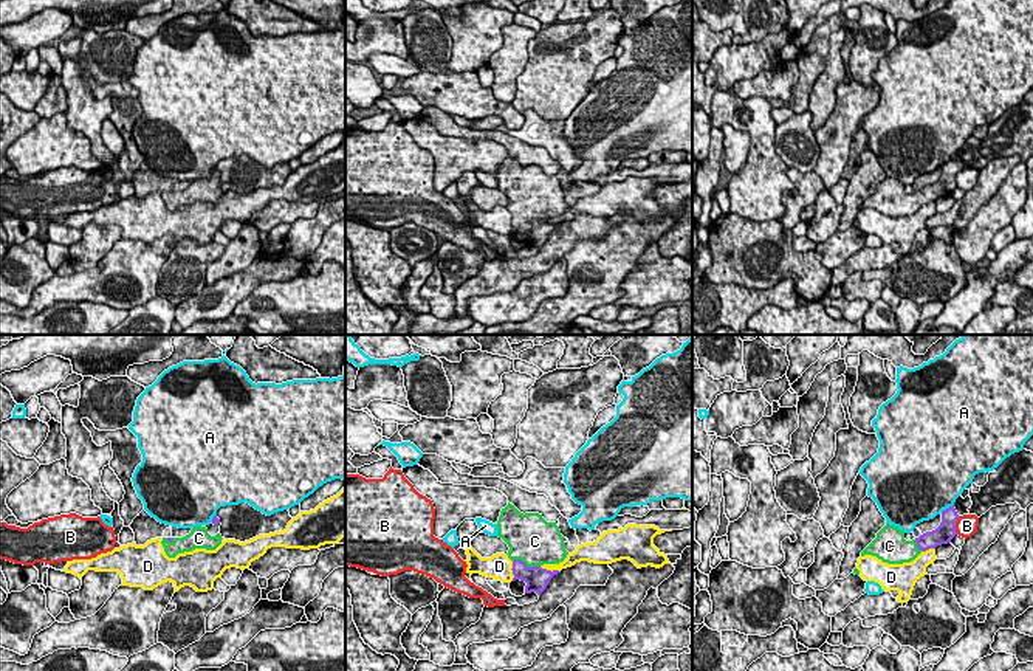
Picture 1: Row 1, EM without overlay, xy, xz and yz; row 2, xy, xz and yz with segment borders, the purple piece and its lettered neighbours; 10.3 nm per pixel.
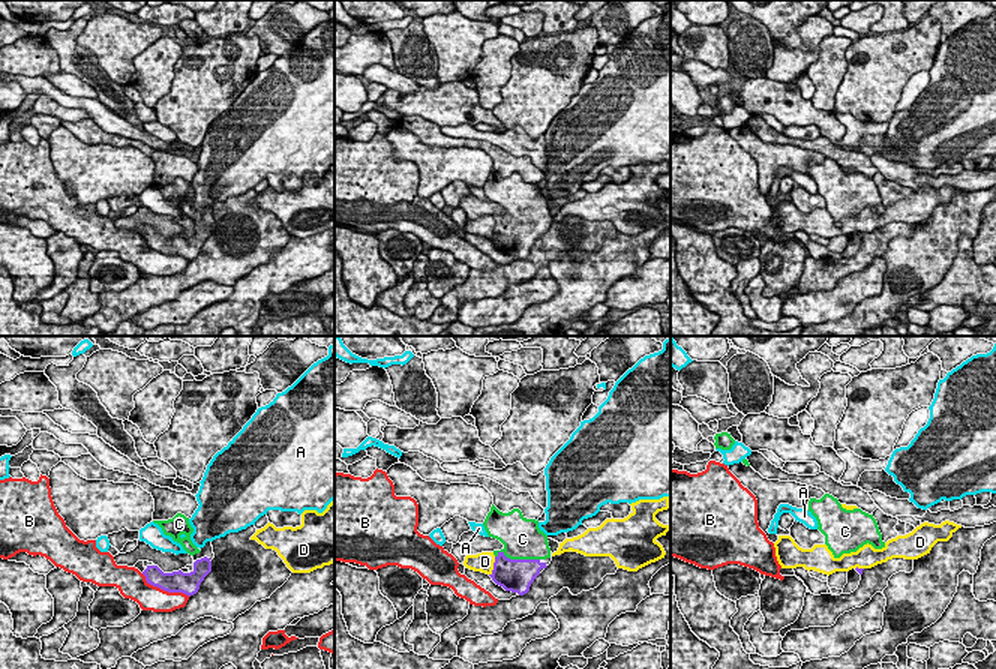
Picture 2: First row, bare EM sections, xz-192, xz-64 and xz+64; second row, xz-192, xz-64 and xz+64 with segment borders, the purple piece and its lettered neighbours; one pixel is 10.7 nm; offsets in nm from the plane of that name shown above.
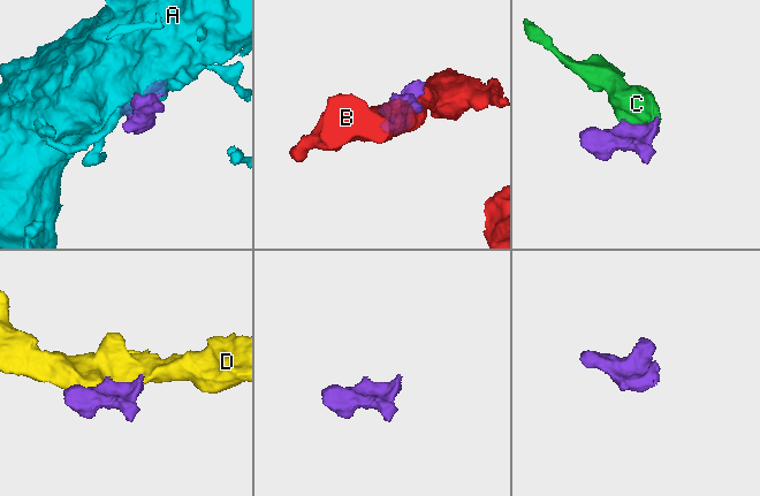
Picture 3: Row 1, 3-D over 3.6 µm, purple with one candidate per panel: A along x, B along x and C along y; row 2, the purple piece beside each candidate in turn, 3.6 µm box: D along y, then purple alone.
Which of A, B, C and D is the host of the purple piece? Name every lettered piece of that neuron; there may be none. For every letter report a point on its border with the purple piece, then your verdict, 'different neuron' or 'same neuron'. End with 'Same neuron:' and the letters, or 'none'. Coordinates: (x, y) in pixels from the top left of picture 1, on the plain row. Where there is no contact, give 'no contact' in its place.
A: yz (947, 161) | different neuron
B: yz (954, 178) | different neuron
C: xz (525, 217) | same neuron
D: xz (511, 222) | different neuron
Same neuron: C

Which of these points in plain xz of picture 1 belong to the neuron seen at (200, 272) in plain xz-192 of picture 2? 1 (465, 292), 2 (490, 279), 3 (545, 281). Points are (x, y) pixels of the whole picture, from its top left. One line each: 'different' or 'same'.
1: same
2: same
3: different

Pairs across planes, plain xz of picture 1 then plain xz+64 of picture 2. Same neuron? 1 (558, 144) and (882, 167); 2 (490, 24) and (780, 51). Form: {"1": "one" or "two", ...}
{"1": "one", "2": "one"}

